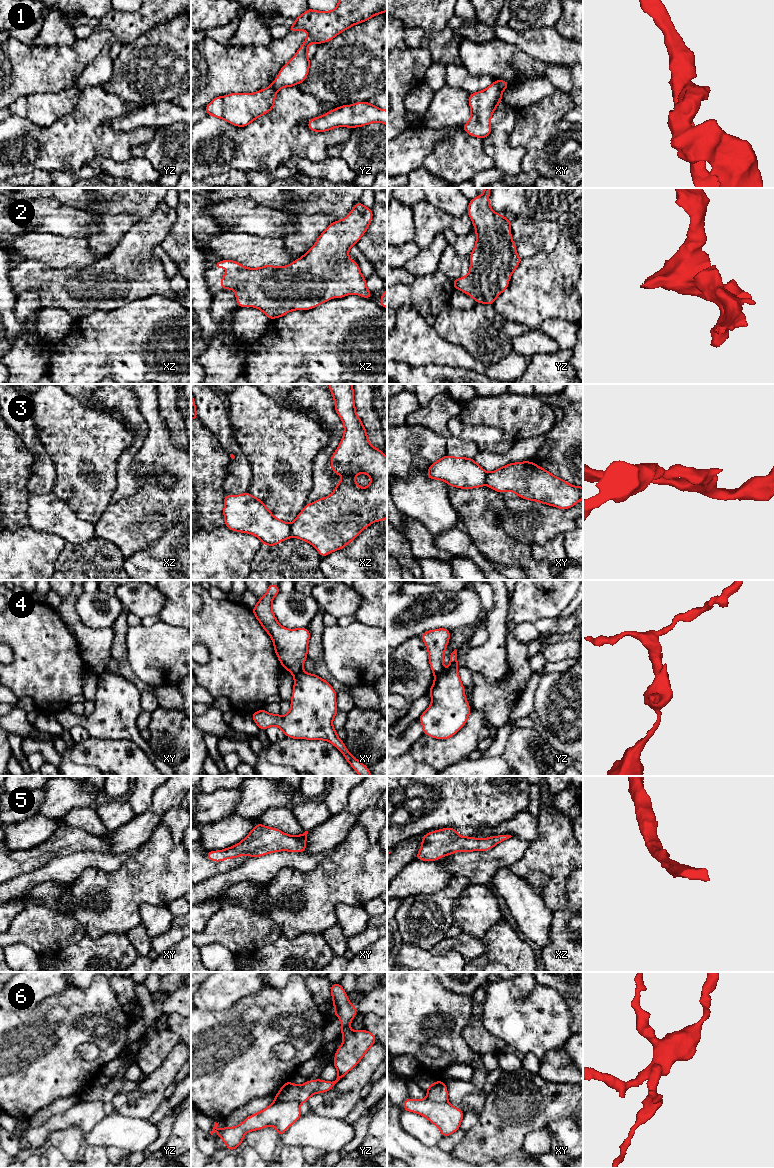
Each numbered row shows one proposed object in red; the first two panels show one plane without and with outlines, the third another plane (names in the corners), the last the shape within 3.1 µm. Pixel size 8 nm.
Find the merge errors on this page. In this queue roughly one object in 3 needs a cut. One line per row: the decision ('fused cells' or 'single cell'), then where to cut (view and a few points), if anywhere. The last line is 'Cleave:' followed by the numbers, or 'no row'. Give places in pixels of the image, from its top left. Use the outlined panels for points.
1: fused cells; cut xy (495, 81), (502, 90)
2: single cell; cut none
3: fused cells; cut xz (289, 524), (291, 536)
4: fused cells; cut yz (444, 669), (435, 676)
5: single cell; cut none
6: fused cells; cut yz (275, 1099), (298, 1101), (300, 1103)
Cleave: 1, 3, 4, 6

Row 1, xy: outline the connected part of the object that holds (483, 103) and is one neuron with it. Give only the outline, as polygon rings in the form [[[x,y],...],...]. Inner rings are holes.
[[[495,81],[486,89],[469,94],[468,100],[471,117],[462,129],[471,136],[484,139],[492,131],[491,116],[502,101],[502,90]]]

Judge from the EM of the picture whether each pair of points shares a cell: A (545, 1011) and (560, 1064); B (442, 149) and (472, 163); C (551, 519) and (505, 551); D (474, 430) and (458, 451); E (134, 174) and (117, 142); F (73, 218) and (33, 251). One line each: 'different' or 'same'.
A: different
B: same
C: different
D: different
E: different
F: different

